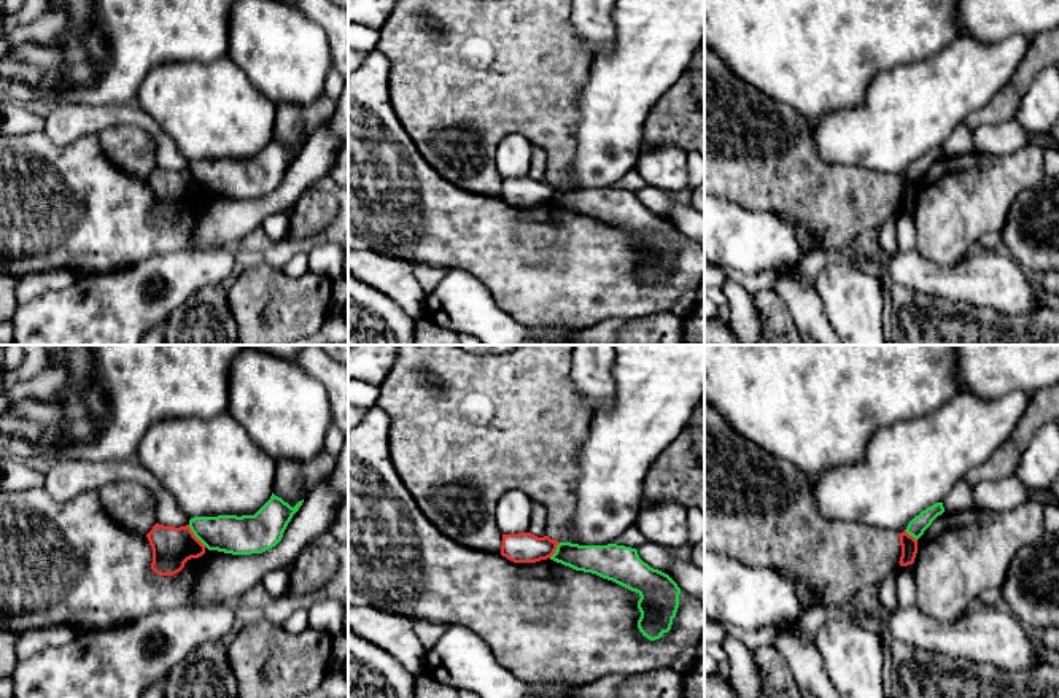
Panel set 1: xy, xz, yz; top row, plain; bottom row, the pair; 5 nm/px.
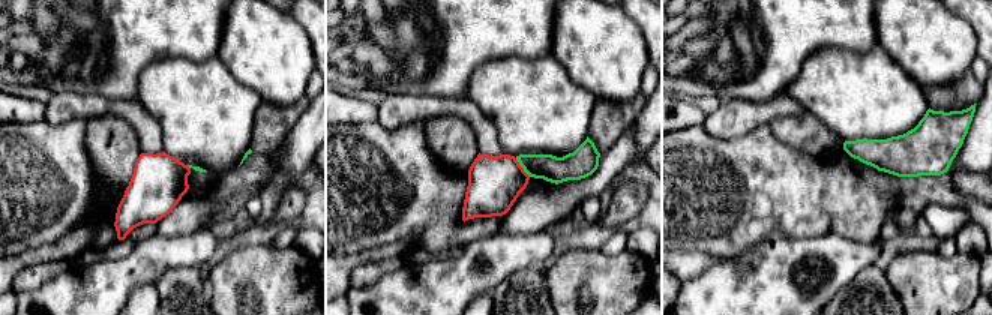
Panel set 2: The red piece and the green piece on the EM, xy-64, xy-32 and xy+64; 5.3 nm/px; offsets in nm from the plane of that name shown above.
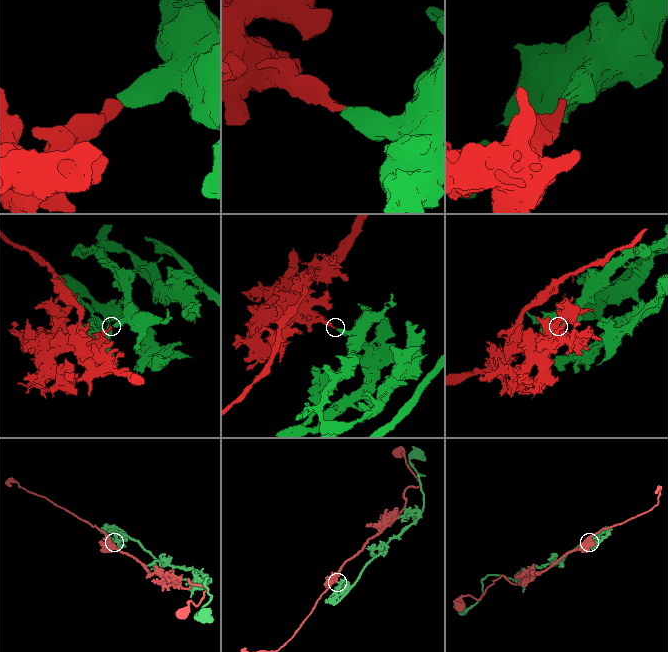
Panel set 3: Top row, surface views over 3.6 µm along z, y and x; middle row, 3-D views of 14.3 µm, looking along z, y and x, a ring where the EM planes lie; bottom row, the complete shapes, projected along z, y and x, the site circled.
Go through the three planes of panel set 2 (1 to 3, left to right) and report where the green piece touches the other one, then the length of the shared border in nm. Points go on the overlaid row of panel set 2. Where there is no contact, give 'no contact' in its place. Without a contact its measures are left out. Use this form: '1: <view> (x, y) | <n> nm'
1: xy-64 (188, 167) | 30 nm
2: xy-32 (521, 167) | 130 nm
3: no contact

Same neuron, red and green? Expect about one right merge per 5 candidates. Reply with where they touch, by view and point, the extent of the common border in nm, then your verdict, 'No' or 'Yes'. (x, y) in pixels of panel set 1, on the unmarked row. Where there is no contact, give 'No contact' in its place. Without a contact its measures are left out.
Touches red at xy (194, 180). Shared border 140 nm. No

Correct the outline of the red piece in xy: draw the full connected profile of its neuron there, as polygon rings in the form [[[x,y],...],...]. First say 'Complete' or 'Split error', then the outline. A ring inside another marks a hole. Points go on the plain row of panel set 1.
Complete. [[[156,167],[146,181],[153,192],[151,213],[161,219],[173,219],[188,204],[205,197],[205,189],[194,180],[189,169],[173,172]]]

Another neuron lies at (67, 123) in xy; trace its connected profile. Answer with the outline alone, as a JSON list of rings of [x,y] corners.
[[[56,102],[46,118],[43,134],[57,146],[65,146],[86,135],[99,135],[108,127],[134,126],[148,132],[156,145],[156,162],[164,170],[186,170],[188,161],[173,140],[137,103],[83,105]]]

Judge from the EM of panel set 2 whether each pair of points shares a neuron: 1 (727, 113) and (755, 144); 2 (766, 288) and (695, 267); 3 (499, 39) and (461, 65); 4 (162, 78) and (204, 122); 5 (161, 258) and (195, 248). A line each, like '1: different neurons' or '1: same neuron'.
1: different neurons
2: different neurons
3: same neuron
4: same neuron
5: same neuron

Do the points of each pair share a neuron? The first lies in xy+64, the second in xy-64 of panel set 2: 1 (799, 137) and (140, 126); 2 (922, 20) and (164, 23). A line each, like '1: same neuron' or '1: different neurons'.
1: different neurons
2: different neurons

